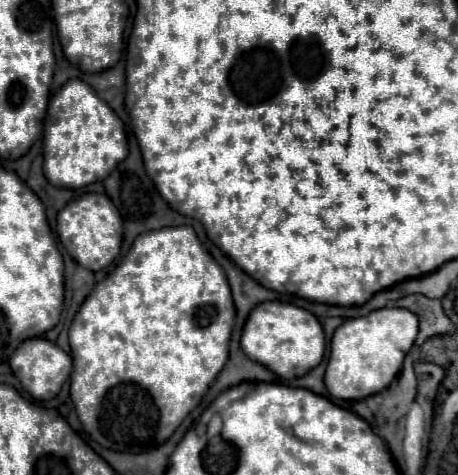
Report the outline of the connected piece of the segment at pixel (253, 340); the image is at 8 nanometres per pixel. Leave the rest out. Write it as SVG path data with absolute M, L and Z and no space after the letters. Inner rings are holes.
M263 302L247 318L241 336L243 352L281 378L301 378L313 370L325 354L325 334L319 320L305 308L285 302Z

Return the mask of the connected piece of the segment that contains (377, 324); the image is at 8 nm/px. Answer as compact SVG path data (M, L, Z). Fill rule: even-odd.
M379 308L367 316L345 320L331 340L331 356L325 372L329 394L341 400L363 400L385 390L399 374L417 332L417 316L403 308Z

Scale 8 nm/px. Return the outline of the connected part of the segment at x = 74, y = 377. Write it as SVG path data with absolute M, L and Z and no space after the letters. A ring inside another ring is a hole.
M177 226L177 228L161 228L151 230L135 238L133 248L123 258L123 262L117 266L113 274L109 274L103 282L95 286L95 290L85 298L81 304L71 328L69 328L69 344L71 344L71 356L73 356L73 372L71 372L71 400L75 404L77 416L85 428L85 432L99 442L101 446L115 450L115 452L151 452L157 446L161 446L185 420L185 416L201 402L203 394L211 386L211 382L217 378L217 374L223 370L225 362L229 360L229 340L231 330L235 322L235 306L229 282L225 278L223 268L213 260L213 256L201 246L195 230L191 226Z

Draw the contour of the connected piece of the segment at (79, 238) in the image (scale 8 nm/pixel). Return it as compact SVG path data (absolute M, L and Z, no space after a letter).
M83 194L77 200L69 202L57 216L57 234L65 250L83 266L93 272L109 266L119 250L123 240L123 222L119 210L105 194Z

